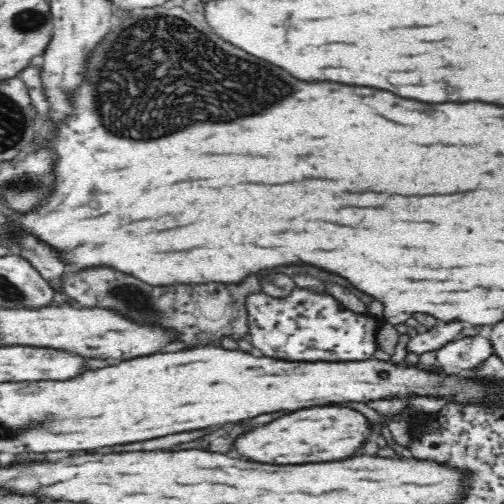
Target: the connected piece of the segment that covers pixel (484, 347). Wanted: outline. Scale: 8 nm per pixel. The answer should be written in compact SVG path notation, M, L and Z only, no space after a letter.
M468 336L440 348L436 352L436 358L444 372L460 372L460 370L482 364L492 354L494 354L494 348L488 338Z

